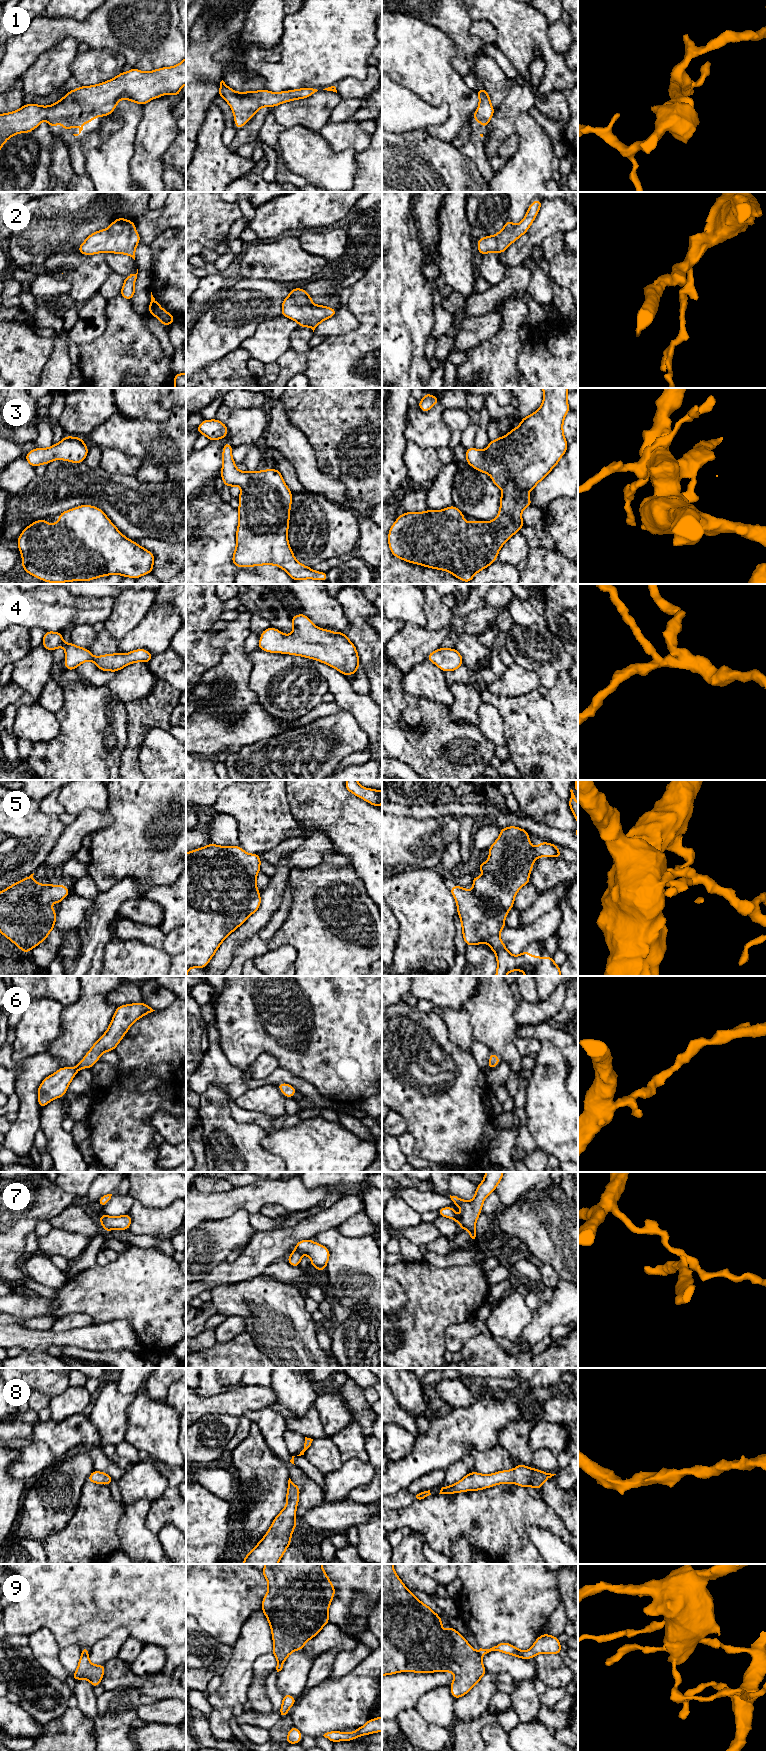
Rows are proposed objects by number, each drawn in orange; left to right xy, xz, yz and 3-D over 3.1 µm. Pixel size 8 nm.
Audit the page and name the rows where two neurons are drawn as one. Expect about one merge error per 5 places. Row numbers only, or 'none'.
7, 9

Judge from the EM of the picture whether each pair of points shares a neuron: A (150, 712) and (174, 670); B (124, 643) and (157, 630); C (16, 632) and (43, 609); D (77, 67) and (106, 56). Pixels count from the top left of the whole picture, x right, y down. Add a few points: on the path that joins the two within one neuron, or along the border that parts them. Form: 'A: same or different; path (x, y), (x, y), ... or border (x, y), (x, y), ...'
A: different; border (158, 677), (168, 681), (175, 688)
B: same; path (132, 640), (149, 634)
C: different; border (17, 625), (24, 626), (28, 630)
D: same; path (84, 67), (93, 67), (99, 63)

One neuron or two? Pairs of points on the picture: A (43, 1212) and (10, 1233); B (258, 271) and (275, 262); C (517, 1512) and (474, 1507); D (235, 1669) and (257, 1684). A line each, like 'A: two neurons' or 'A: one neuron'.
A: one neuron
B: one neuron
C: one neuron
D: two neurons

